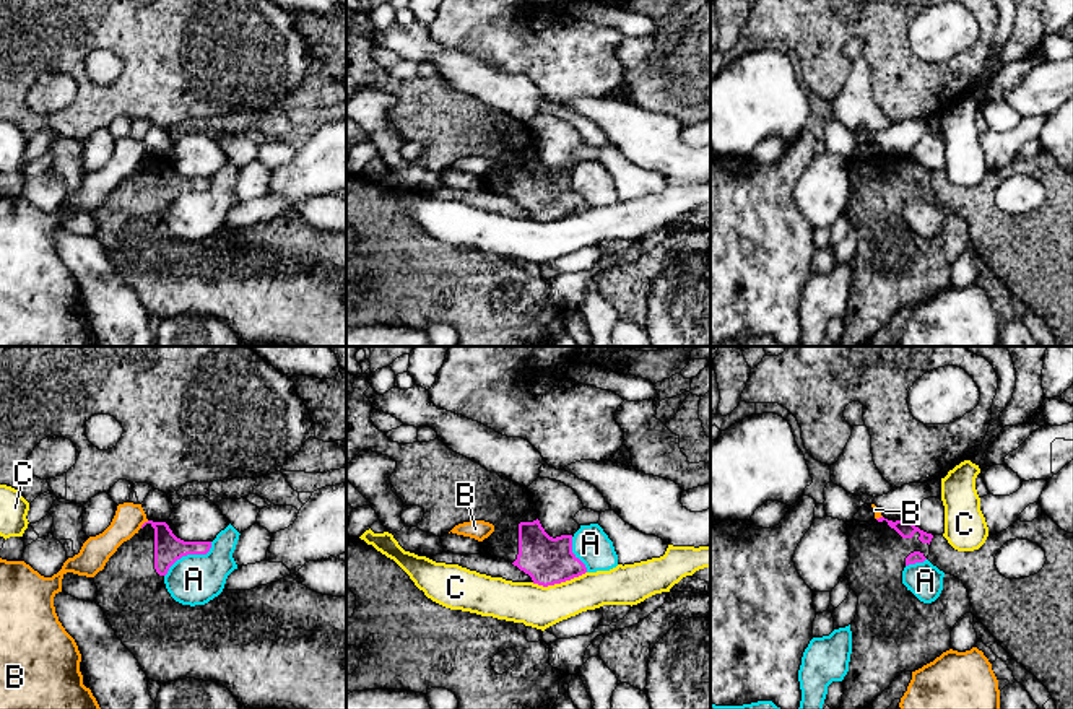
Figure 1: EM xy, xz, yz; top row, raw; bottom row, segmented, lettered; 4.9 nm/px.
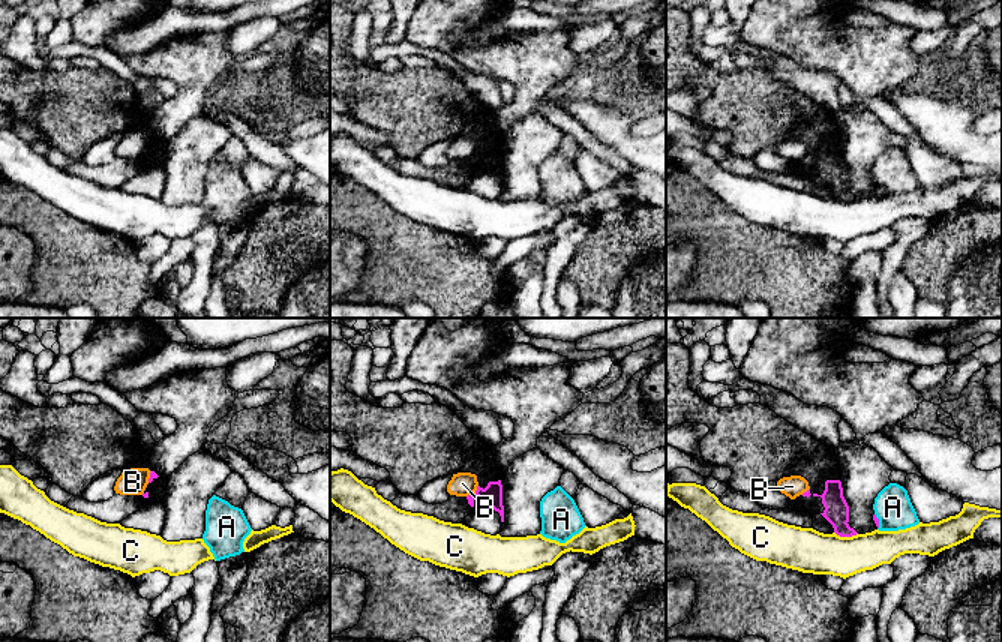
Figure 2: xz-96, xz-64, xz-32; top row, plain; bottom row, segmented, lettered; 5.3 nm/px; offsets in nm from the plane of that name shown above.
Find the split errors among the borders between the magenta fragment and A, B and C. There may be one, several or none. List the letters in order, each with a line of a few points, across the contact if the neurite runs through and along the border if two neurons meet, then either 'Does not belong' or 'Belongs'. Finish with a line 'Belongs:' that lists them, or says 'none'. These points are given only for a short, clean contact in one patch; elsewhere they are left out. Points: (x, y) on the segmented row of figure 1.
A: Does not belong
B: Line: xy (148, 521), (140, 527). Does not belong
C: Line: xz (586, 571), (547, 586), (532, 582). Does not belong
Belongs: none

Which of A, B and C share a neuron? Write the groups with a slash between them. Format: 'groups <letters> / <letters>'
groups A / B / C

